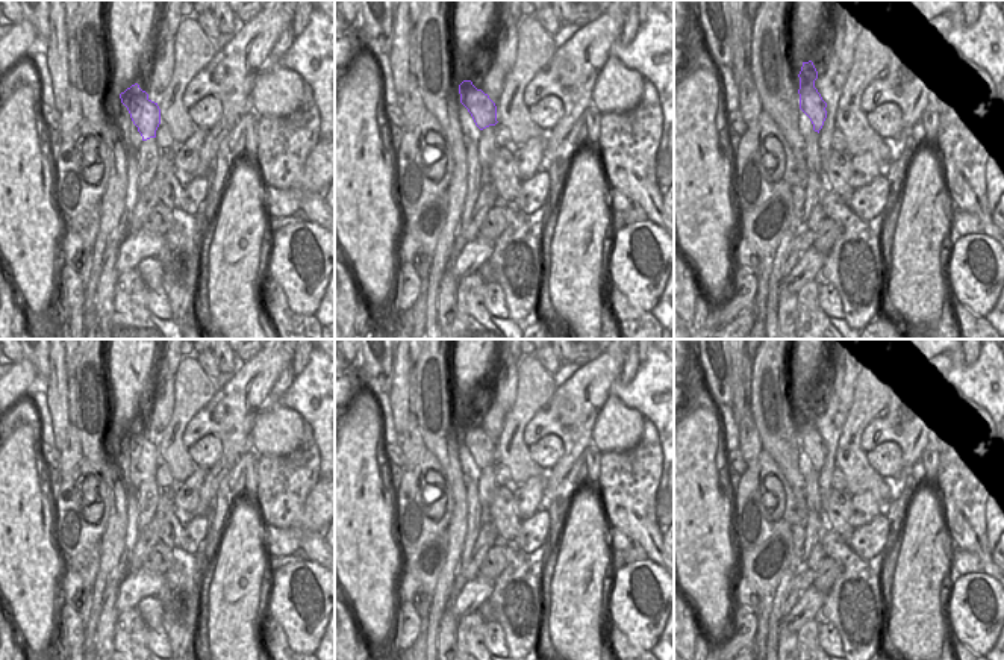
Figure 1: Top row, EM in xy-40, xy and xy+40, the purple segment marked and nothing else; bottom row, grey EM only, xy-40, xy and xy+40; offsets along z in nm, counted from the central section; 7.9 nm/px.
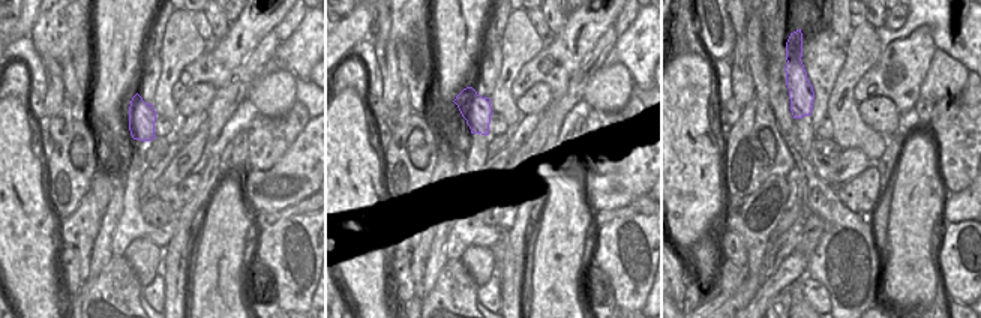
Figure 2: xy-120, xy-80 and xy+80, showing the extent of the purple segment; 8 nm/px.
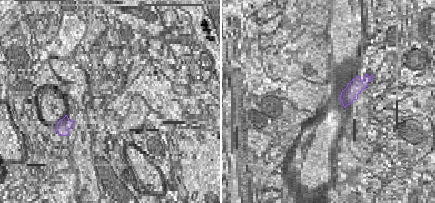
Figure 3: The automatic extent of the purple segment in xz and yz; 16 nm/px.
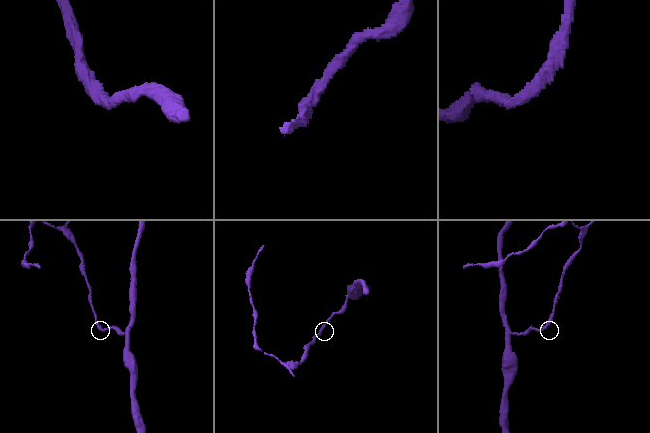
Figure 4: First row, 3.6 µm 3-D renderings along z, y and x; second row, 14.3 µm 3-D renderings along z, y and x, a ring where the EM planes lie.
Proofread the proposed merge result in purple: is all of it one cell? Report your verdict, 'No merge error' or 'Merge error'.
No merge error.

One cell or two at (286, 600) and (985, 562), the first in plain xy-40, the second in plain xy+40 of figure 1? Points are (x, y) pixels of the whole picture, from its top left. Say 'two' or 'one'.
two

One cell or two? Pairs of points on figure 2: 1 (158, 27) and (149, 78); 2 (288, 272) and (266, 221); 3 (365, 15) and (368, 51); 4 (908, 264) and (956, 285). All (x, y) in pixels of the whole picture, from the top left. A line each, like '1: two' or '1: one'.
1: one
2: two
3: two
4: two

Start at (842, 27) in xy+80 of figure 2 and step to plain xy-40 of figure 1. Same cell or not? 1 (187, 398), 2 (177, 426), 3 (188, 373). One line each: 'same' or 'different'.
1: different
2: different
3: different

